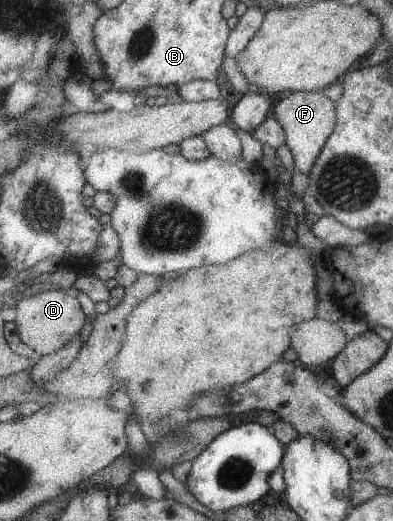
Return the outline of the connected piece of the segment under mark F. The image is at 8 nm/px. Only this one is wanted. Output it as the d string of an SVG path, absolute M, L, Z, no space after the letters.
M299 90L279 101L273 107L272 114L285 129L287 146L292 153L294 165L308 178L329 137L336 130L338 118L336 103L325 90Z

